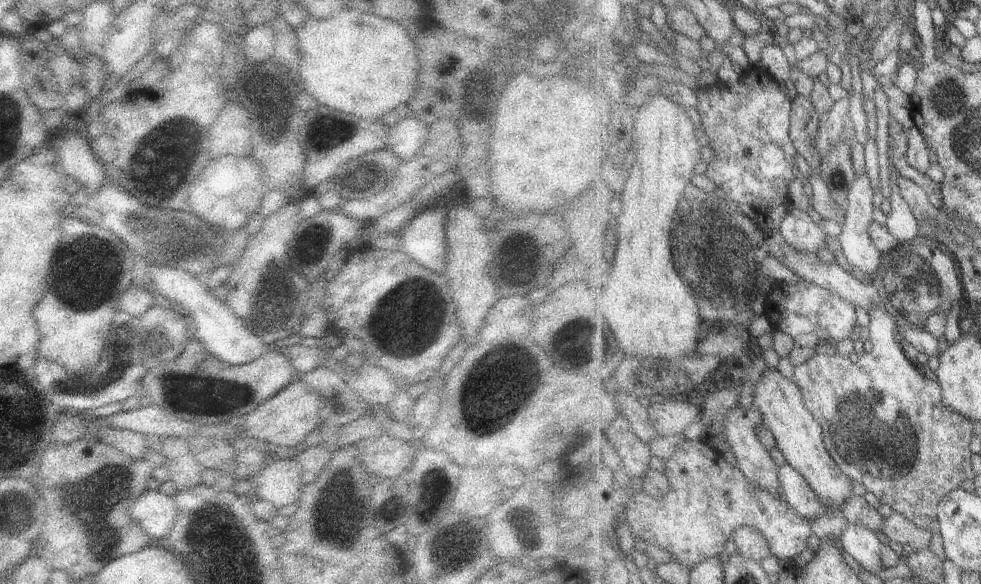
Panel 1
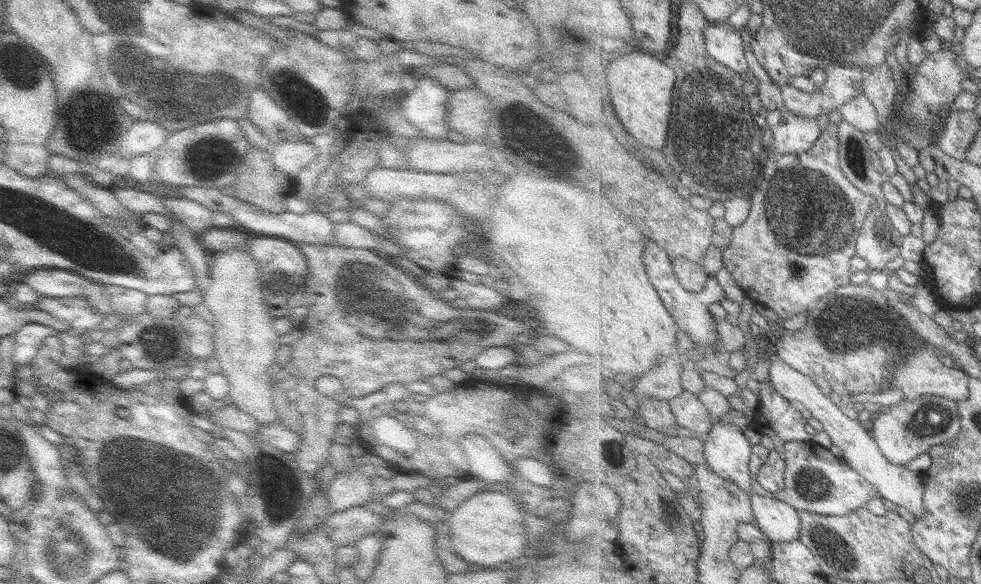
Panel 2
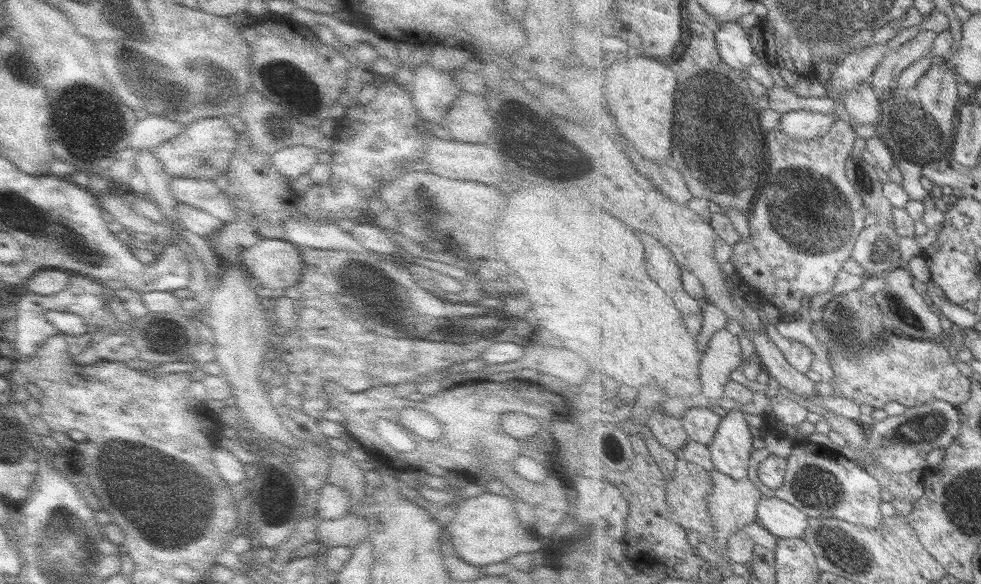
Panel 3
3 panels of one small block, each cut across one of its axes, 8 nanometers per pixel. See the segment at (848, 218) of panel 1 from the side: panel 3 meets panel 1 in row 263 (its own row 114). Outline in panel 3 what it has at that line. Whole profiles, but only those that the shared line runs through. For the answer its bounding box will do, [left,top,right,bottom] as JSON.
[842,81,882,125]

